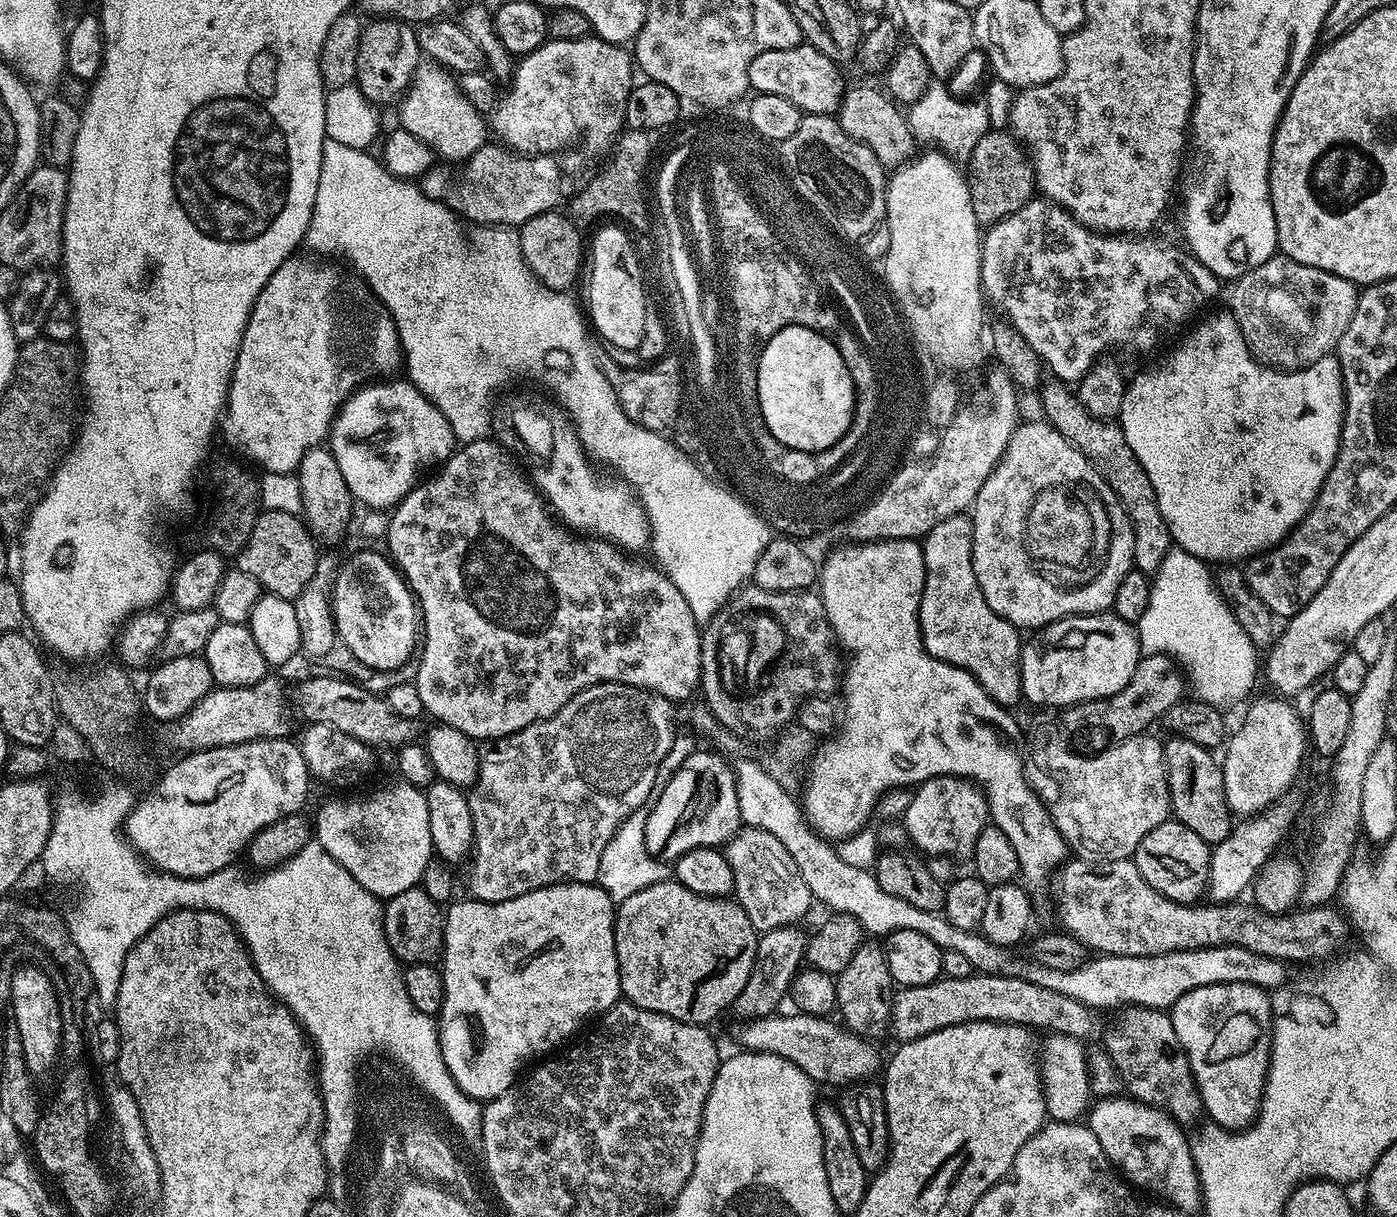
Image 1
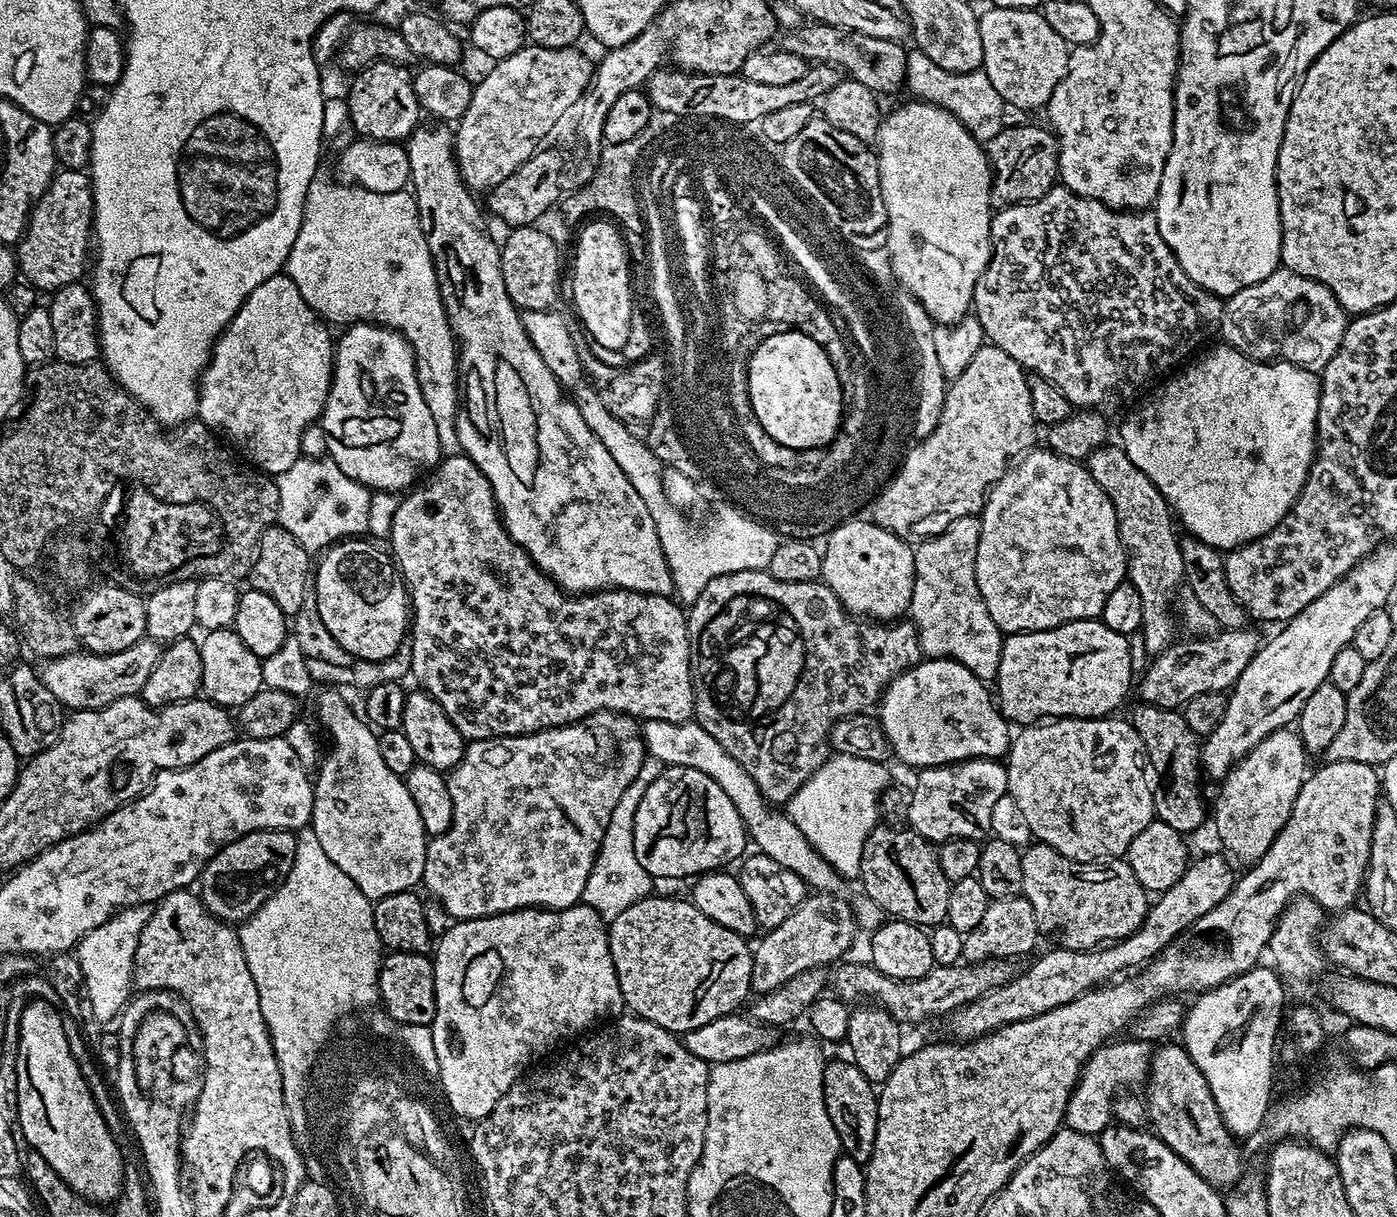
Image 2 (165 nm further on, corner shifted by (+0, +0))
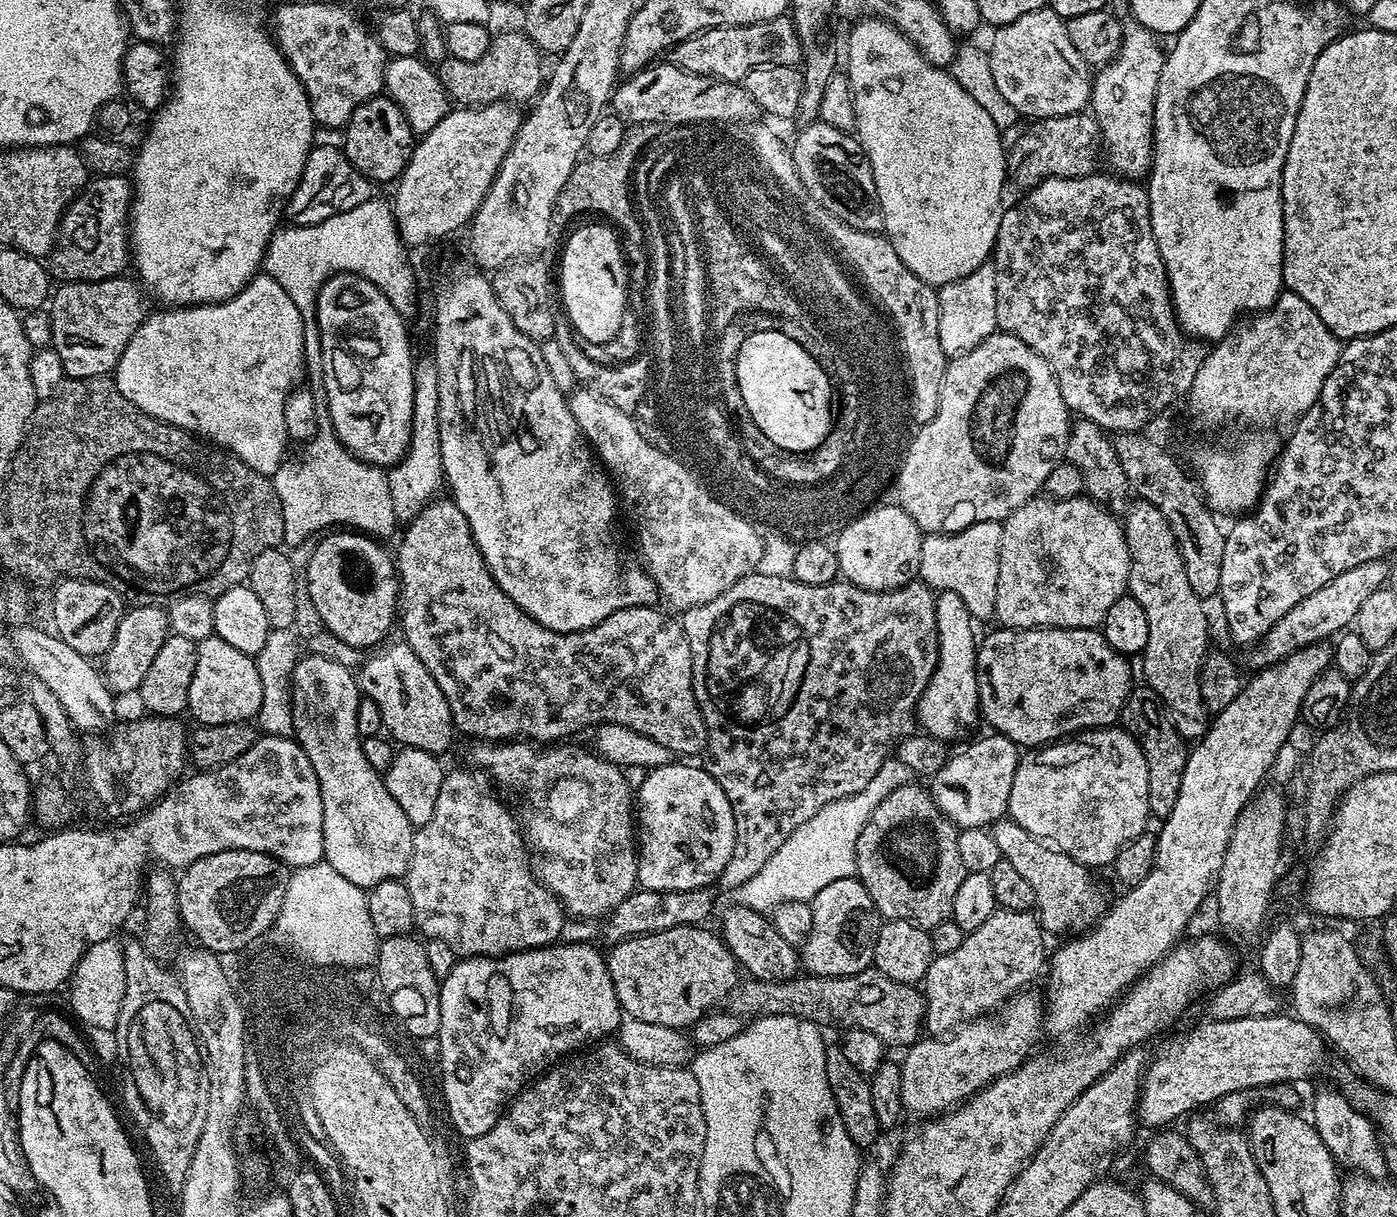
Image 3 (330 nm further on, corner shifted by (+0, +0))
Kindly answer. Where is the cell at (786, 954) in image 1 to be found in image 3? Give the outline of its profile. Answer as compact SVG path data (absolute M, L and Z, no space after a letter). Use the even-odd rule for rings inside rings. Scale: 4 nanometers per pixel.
M847 876L830 882L830 886L822 886L810 905L813 924L802 943L802 968L805 973L814 976L849 976L873 967L878 913L859 878Z

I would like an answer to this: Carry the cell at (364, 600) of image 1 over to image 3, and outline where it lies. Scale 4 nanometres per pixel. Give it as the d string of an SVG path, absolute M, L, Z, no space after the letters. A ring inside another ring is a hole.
M352 530L337 532L337 536L326 537L313 550L306 586L325 629L352 648L368 648L391 630L395 616L397 619L398 569L393 557L372 541L375 539Z

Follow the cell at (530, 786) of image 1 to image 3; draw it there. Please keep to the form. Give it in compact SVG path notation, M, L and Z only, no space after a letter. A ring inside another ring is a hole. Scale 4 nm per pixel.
M456 768L453 772L452 769L445 771L442 790L438 790L438 802L434 802L434 818L430 818L430 822L419 825L412 837L412 857L408 863L406 883L410 890L410 902L414 902L415 931L428 940L446 942L446 946L450 946L450 950L454 950L457 957L460 958L469 956L503 956L510 952L524 952L528 948L543 948L545 944L557 943L561 939L560 931L564 928L566 913L560 907L559 900L536 879L533 865L530 863L530 852L526 847L526 836L522 831L521 821L517 817L515 820L504 809L503 802L496 797L495 790L497 791L497 789L494 787L488 773L483 770L468 768Z

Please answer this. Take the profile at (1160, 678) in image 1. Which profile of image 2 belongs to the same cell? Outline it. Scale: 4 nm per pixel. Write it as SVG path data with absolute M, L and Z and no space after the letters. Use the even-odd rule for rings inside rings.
M1252 626L1247 628L1229 628L1221 631L1219 633L1221 636L1213 635L1211 638L1188 638L1192 640L1184 641L1181 639L1179 642L1173 643L1172 647L1159 653L1153 659L1156 661L1152 665L1149 663L1143 669L1145 672L1144 677L1140 680L1139 699L1145 704L1153 704L1159 708L1180 710L1183 709L1186 702L1190 702L1190 698L1194 698L1198 694L1206 694L1207 692L1227 693L1232 685L1238 682L1242 670L1246 670L1246 666L1250 666L1250 662L1256 656L1257 650L1262 647L1262 636L1259 636L1254 628Z

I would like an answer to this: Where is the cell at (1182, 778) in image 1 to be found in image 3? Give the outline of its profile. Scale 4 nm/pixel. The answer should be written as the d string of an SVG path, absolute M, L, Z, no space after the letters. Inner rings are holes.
M1147 686L1133 687L1120 711L1119 723L1138 742L1146 758L1146 794L1148 810L1157 821L1163 822L1178 806L1178 790L1182 790L1182 774L1186 770L1189 745L1176 728L1175 719L1170 715L1156 691Z

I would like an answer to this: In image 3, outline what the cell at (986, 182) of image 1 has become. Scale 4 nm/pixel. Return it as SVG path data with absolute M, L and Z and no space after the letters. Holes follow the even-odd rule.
M1091 113L1051 116L1035 119L1028 133L1006 154L1009 179L1022 190L1030 190L1044 180L1072 179L1091 175L1100 154L1100 128Z

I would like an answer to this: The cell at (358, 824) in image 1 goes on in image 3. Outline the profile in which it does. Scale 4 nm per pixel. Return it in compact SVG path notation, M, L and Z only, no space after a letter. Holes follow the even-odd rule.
M305 655L297 662L296 669L293 672L291 682L292 693L292 710L293 710L293 730L295 732L294 739L297 744L303 748L306 758L310 758L310 766L314 766L314 774L318 774L318 786L322 790L322 834L324 835L324 860L338 874L342 874L342 878L346 878L346 882L354 882L354 886L362 889L373 888L378 882L386 882L387 880L401 879L407 873L408 863L412 857L412 837L414 835L414 826L406 818L406 814L402 814L402 806L398 806L398 802L394 802L394 798L390 794L390 790L384 785L384 777L381 773L376 772L370 762L366 762L366 754L362 754L362 737L358 730L358 706L362 699L362 693L357 677L344 664L339 664L336 660L331 660L328 656L308 656Z

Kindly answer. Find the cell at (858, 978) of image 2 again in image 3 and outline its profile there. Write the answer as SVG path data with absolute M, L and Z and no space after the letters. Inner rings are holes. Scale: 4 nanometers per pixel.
M875 967L850 974L849 976L814 976L800 974L790 980L753 980L744 978L737 983L728 995L726 1001L727 1011L745 1018L763 1018L765 1016L793 1016L799 1020L809 1020L811 1024L825 1026L824 1024L841 1024L841 1029L857 1028L874 1034L886 1046L892 1044L899 1050L921 1039L924 1028L924 993L919 987L911 984L900 984L897 980L886 978L877 972Z

